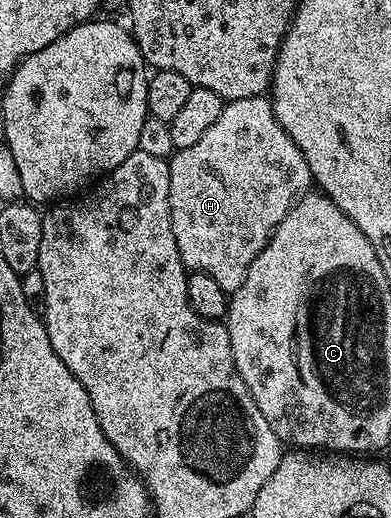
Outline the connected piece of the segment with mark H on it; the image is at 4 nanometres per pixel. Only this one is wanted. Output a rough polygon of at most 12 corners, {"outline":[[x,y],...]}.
{"outline":[[266,95],[169,158],[187,271],[227,295],[311,188]]}

